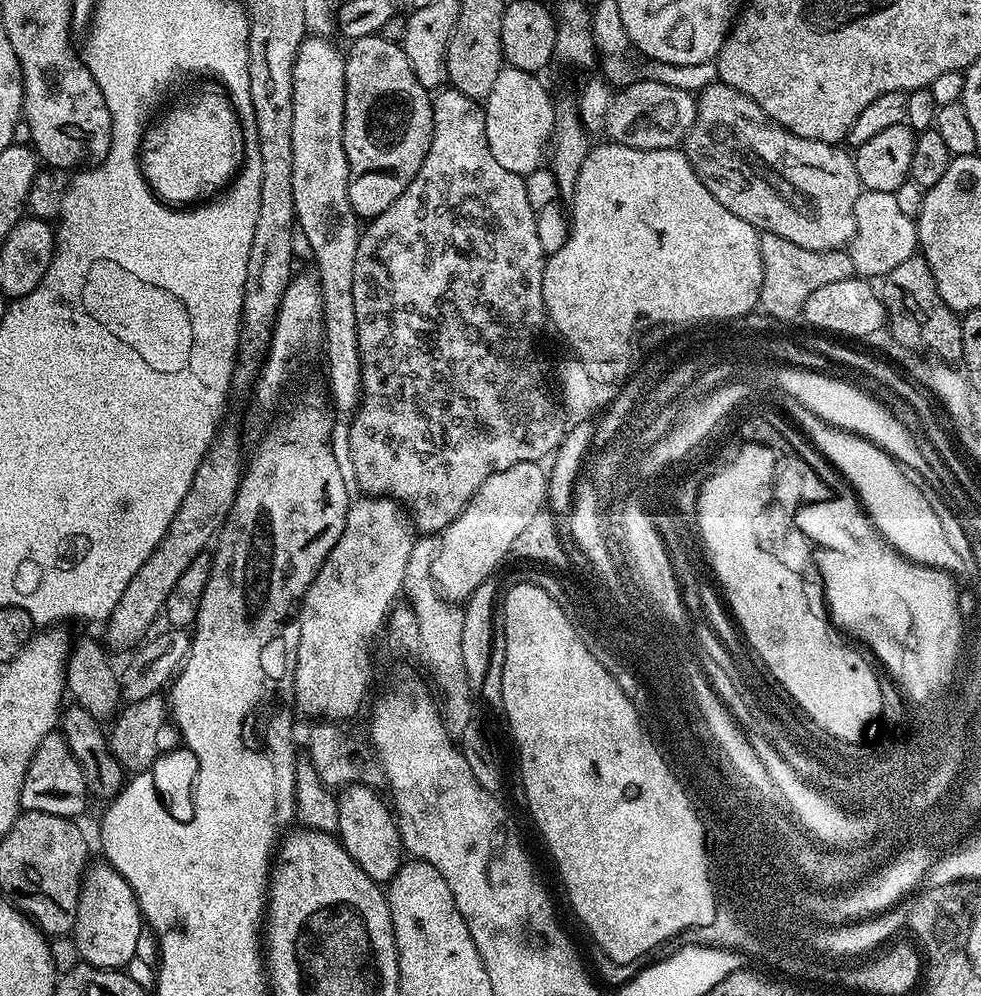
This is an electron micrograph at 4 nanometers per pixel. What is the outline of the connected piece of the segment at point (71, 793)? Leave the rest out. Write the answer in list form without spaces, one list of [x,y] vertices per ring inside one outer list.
[[[57,730],[42,738],[34,758],[30,758],[30,770],[26,770],[26,782],[22,782],[20,807],[25,812],[41,812],[69,818],[80,818],[90,801],[90,793],[82,778],[82,770],[72,757],[72,751],[63,731]]]

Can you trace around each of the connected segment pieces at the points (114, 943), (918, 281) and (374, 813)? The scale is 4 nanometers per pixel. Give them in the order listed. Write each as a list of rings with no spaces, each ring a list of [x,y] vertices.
[[[93,863],[84,873],[84,883],[80,886],[80,901],[76,911],[74,939],[83,963],[93,964],[95,968],[124,970],[135,958],[136,947],[140,944],[140,908],[126,878],[122,878],[122,874],[118,874],[118,870],[111,864],[99,863]]]
[[[923,255],[911,256],[906,258],[906,262],[902,262],[902,266],[894,266],[894,270],[890,270],[884,275],[881,284],[884,285],[879,285],[878,291],[881,300],[884,301],[886,328],[887,331],[892,331],[893,338],[902,347],[913,348],[916,352],[933,352],[936,355],[935,359],[940,362],[956,362],[963,357],[964,325],[961,317],[953,312],[950,306],[946,306],[946,302],[942,302],[942,298],[938,294],[938,286],[934,282],[934,274],[924,261]]]
[[[365,783],[349,784],[338,796],[338,839],[354,858],[357,866],[378,885],[387,885],[389,880],[400,869],[405,859],[404,844],[400,840],[400,831],[396,825],[393,809],[372,788],[366,788]]]

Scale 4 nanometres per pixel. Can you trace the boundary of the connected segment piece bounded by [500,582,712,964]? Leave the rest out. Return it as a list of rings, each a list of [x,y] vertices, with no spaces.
[[[531,582],[525,584],[516,584],[508,593],[506,591],[502,596],[502,606],[504,602],[504,665],[500,668],[500,700],[504,703],[504,712],[508,715],[508,724],[512,727],[512,736],[516,739],[516,748],[520,751],[520,780],[524,783],[524,800],[528,803],[528,812],[532,815],[532,820],[536,823],[536,828],[540,831],[540,836],[544,839],[544,844],[548,847],[548,852],[552,855],[552,860],[556,863],[556,868],[560,871],[560,876],[564,879],[564,888],[568,891],[568,900],[572,903],[572,908],[576,911],[576,916],[582,923],[588,927],[588,932],[593,936],[594,944],[601,948],[606,954],[618,963],[632,963],[638,959],[638,953],[644,952],[656,940],[667,938],[668,932],[683,930],[684,924],[704,924],[707,920],[712,920],[712,895],[708,892],[708,879],[706,879],[706,858],[704,848],[702,847],[702,830],[700,824],[696,824],[696,816],[692,816],[692,808],[688,808],[688,800],[680,796],[680,788],[676,788],[676,783],[672,781],[672,775],[664,769],[664,764],[660,764],[660,756],[652,752],[652,744],[644,740],[644,732],[640,732],[640,724],[636,724],[636,716],[632,716],[632,708],[628,708],[628,700],[620,696],[620,688],[616,688],[612,673],[606,671],[602,666],[592,664],[592,655],[590,650],[580,640],[577,632],[577,625],[571,624],[566,618],[566,614],[558,606],[558,602],[552,597],[547,597],[544,592],[540,592],[536,585]]]

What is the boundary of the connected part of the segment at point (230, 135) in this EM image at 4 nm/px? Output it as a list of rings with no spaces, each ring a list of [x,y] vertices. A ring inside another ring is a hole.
[[[223,91],[208,92],[180,108],[184,116],[192,119],[192,132],[168,132],[164,124],[156,124],[147,129],[140,144],[140,171],[149,188],[163,203],[169,206],[196,206],[208,202],[223,193],[232,183],[240,165],[244,162],[244,135],[240,125],[240,115],[236,113],[231,100]]]

